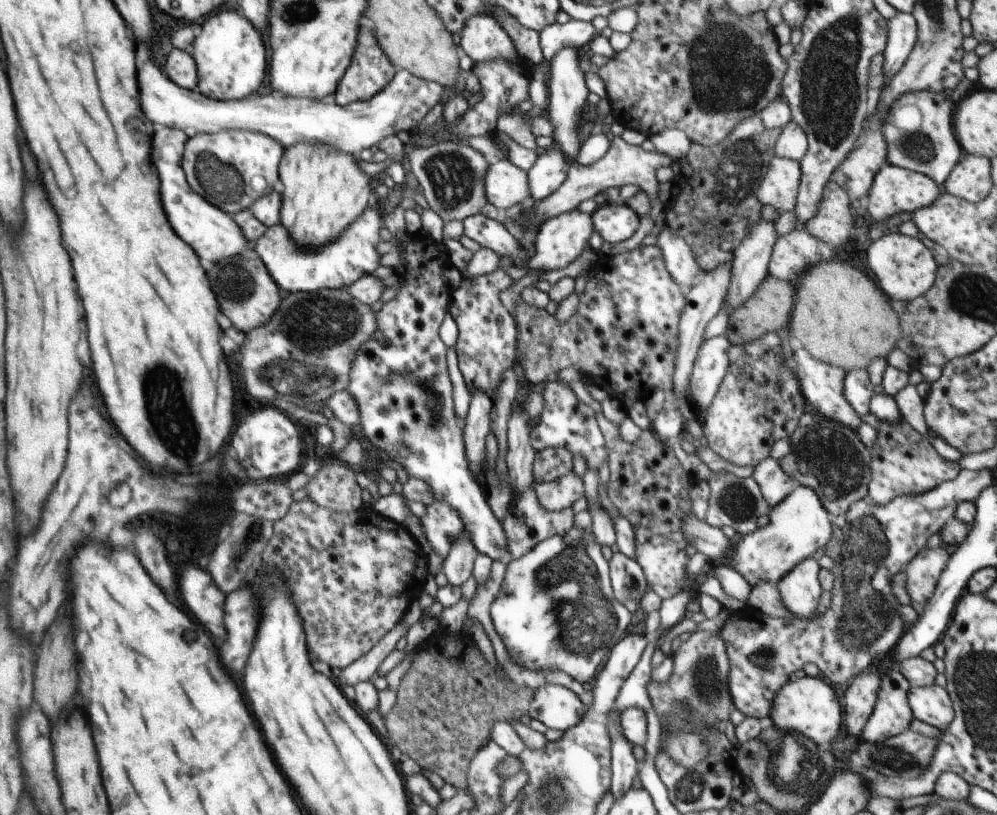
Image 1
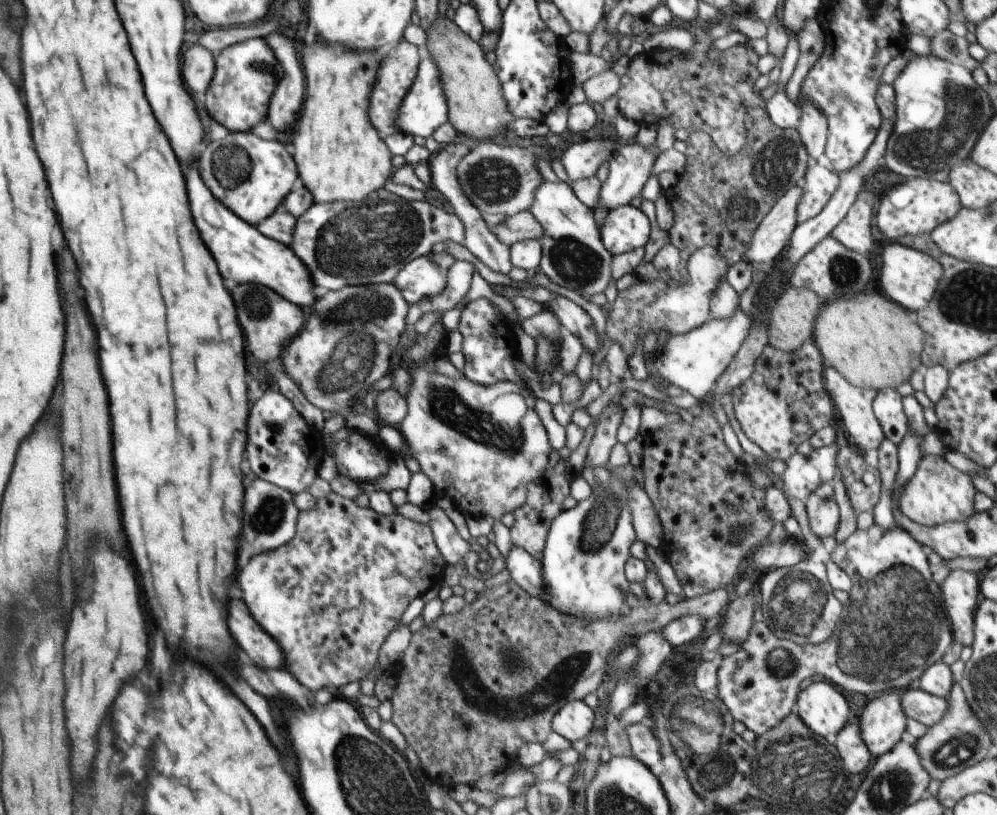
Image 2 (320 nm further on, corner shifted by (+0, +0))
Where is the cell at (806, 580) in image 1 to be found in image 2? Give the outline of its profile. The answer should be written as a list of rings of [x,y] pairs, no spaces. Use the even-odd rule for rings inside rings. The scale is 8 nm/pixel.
[[[807,558],[790,568],[769,568],[763,571],[758,582],[764,620],[779,638],[798,644],[817,645],[833,635],[836,621],[843,613],[843,605],[834,597],[825,564]]]

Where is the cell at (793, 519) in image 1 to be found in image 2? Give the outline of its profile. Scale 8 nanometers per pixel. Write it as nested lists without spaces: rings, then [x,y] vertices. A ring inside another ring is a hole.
[[[832,483],[820,485],[805,503],[809,526],[819,538],[832,536],[839,525],[840,511]]]

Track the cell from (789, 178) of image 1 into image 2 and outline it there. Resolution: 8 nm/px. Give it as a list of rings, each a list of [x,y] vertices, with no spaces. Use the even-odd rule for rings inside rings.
[[[810,163],[801,181],[803,195],[797,206],[797,219],[800,223],[813,219],[822,212],[836,192],[839,182],[839,173]]]

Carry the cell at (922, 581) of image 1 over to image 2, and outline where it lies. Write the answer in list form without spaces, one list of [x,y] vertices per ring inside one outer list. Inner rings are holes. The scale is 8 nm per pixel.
[[[960,568],[950,571],[940,591],[952,622],[953,639],[972,647],[975,639],[974,617],[981,599],[976,573]]]

